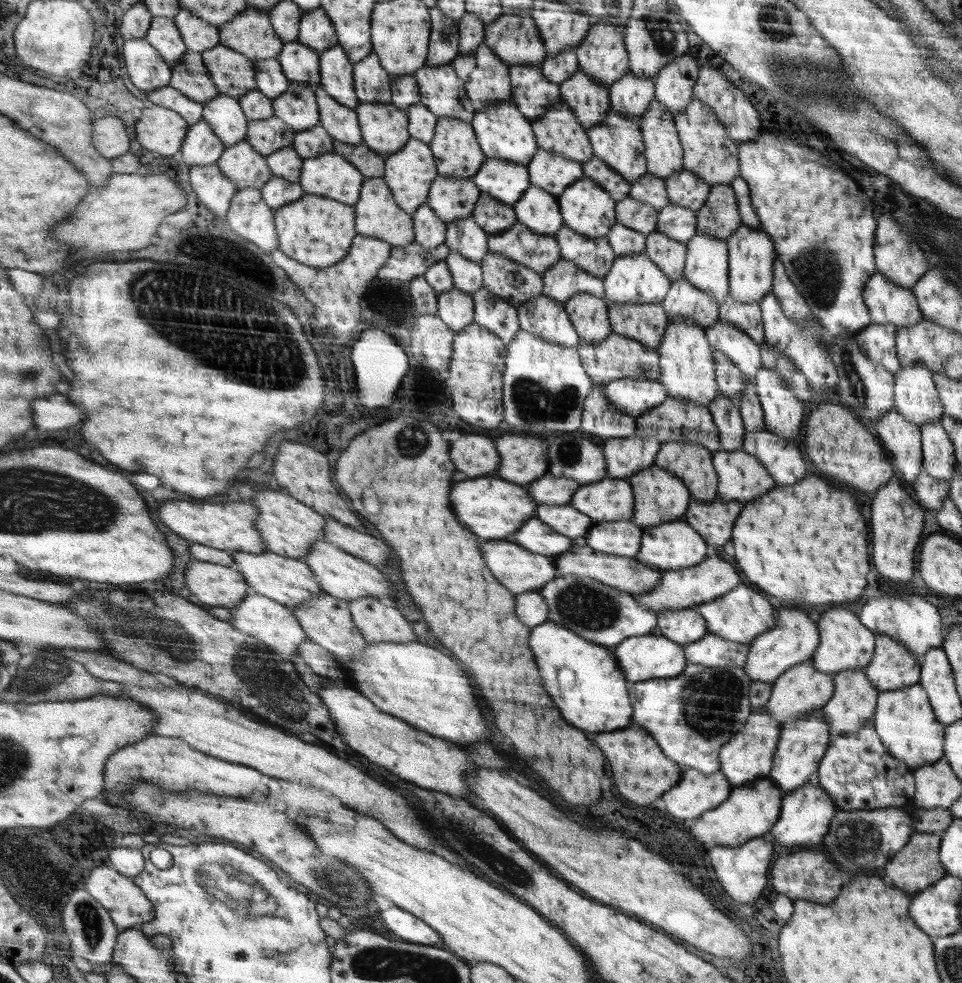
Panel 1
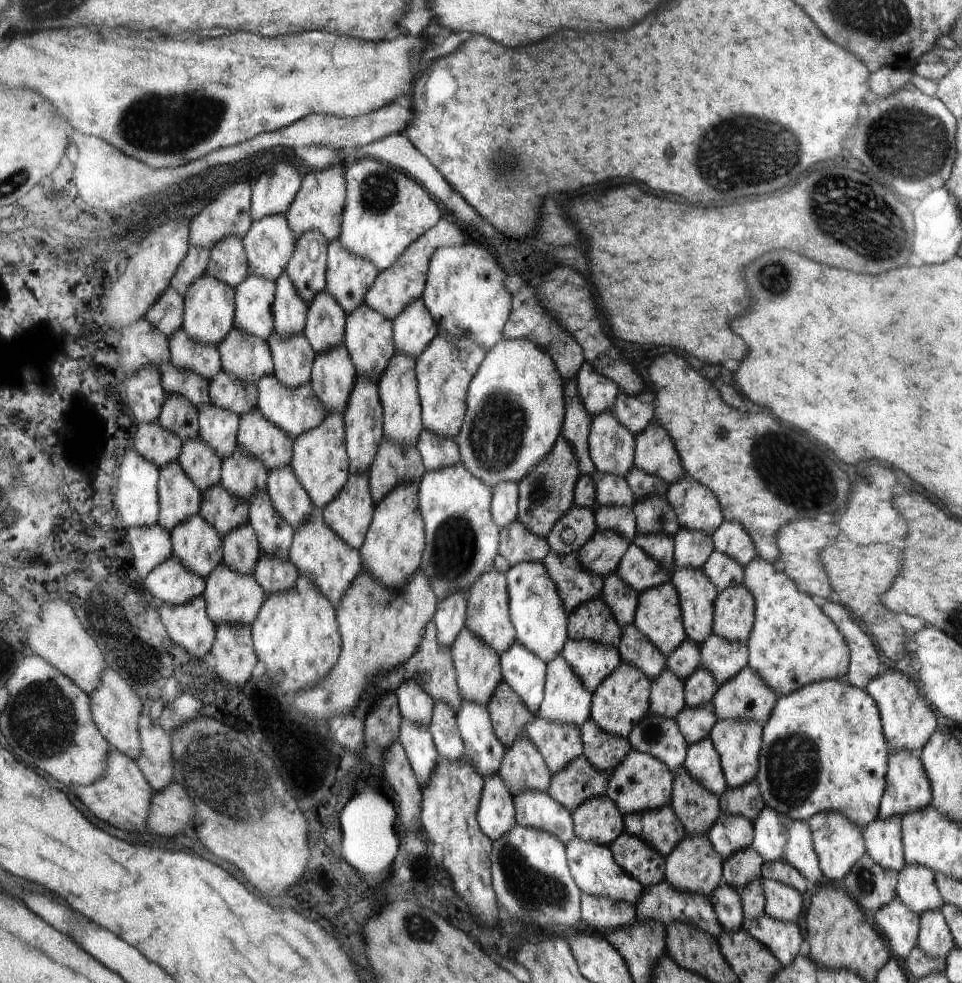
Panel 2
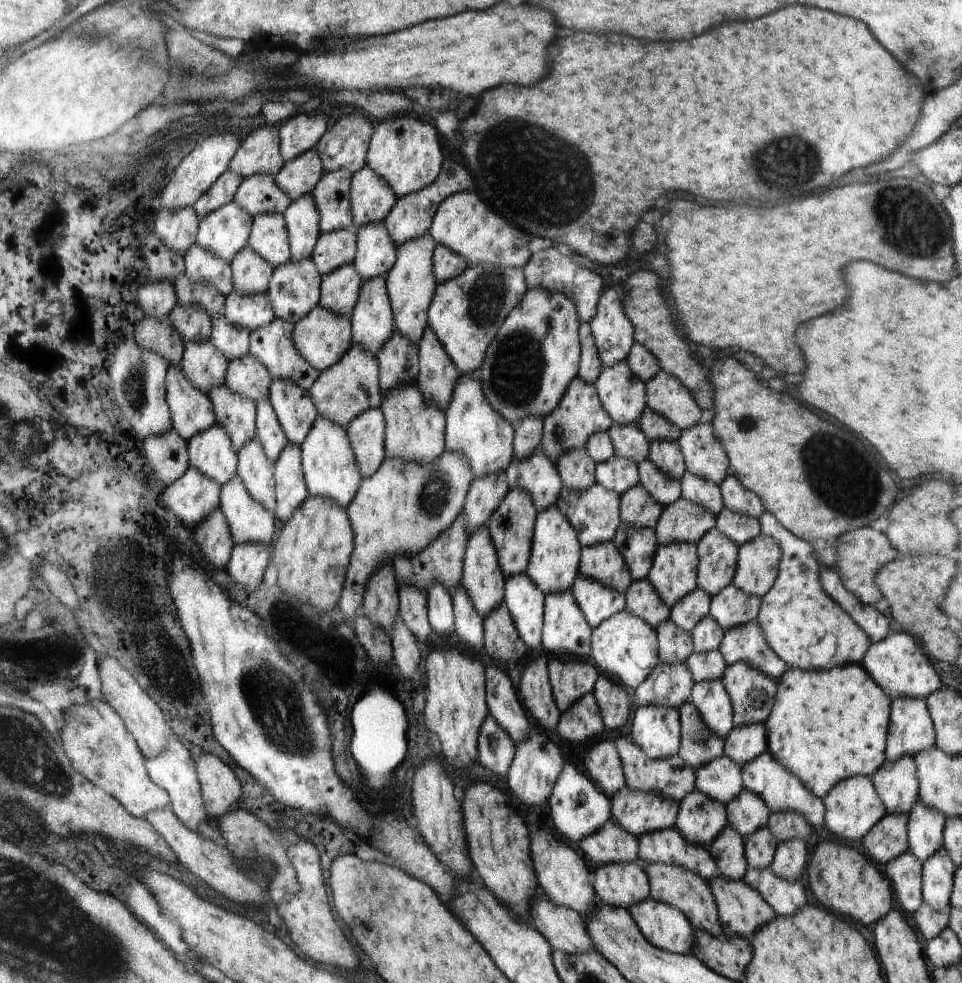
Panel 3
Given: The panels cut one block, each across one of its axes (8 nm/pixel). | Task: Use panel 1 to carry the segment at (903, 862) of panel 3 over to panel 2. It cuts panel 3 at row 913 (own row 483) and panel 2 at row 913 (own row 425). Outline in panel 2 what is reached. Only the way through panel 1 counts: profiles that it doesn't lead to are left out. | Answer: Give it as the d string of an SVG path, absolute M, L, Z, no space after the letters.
M894 898L889 905L873 911L871 918L878 930L882 930L882 934L890 940L894 958L902 958L904 961L912 948L917 946L920 918L918 912L902 904L900 898Z

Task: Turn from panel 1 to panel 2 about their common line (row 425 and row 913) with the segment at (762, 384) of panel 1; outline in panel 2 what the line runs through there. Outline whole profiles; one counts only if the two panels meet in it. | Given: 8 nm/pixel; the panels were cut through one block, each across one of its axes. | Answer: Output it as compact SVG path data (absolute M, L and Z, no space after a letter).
M761 877L765 894L765 915L780 922L798 922L804 910L802 896L792 886Z

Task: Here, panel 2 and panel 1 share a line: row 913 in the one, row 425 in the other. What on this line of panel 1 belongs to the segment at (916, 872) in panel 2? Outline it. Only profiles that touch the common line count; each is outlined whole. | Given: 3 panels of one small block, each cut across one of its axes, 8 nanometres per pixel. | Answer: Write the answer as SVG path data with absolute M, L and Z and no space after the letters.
M918 364L912 368L900 368L894 392L897 412L910 424L920 427L930 422L941 422L944 406L926 366Z

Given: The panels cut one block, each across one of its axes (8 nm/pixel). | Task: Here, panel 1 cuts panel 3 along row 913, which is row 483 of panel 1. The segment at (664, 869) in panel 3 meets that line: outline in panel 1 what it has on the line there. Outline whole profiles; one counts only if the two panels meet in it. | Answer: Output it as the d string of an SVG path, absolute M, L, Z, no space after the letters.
M670 440L661 444L656 464L658 468L678 476L694 500L710 504L717 500L720 478L713 464L713 453L702 444L686 440Z

